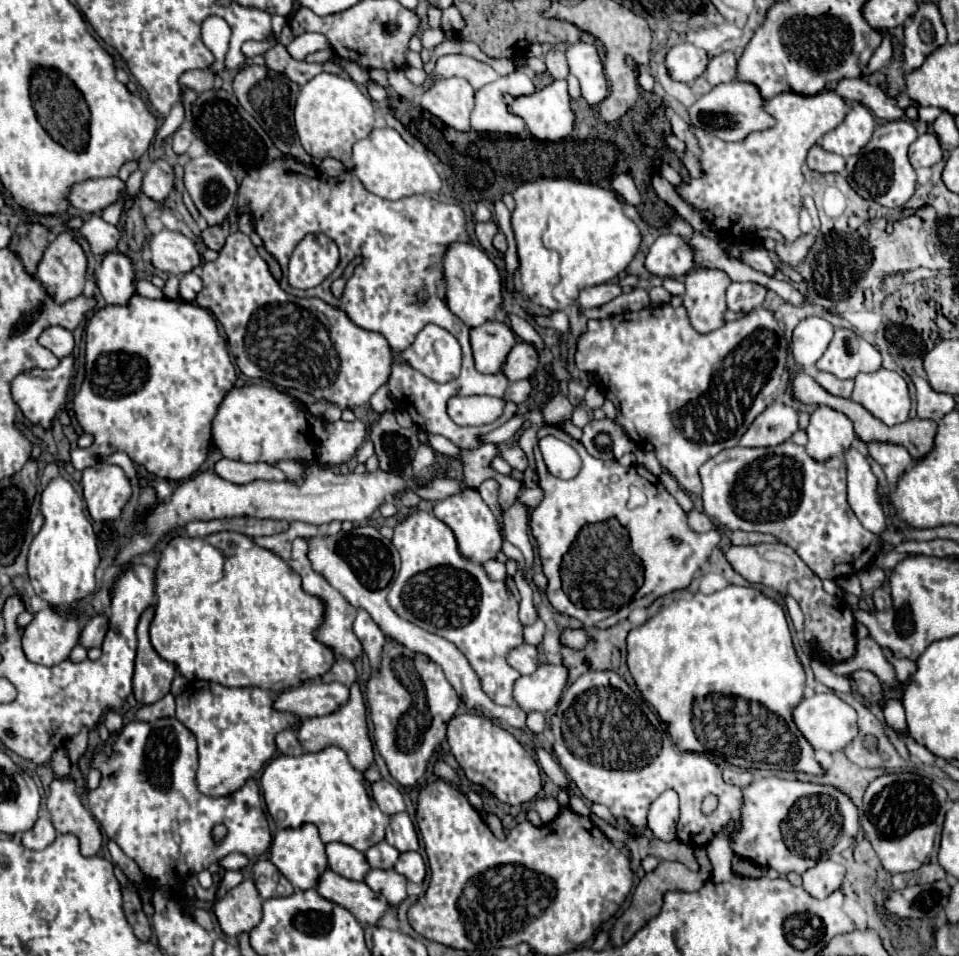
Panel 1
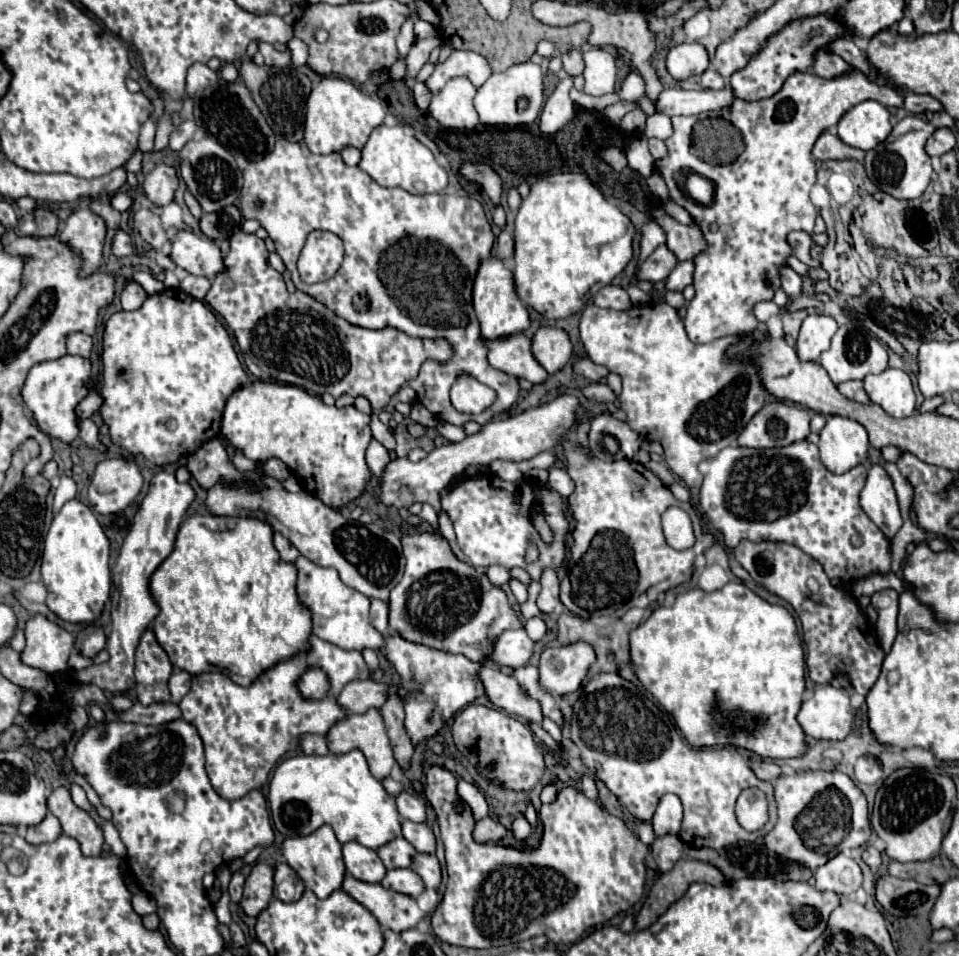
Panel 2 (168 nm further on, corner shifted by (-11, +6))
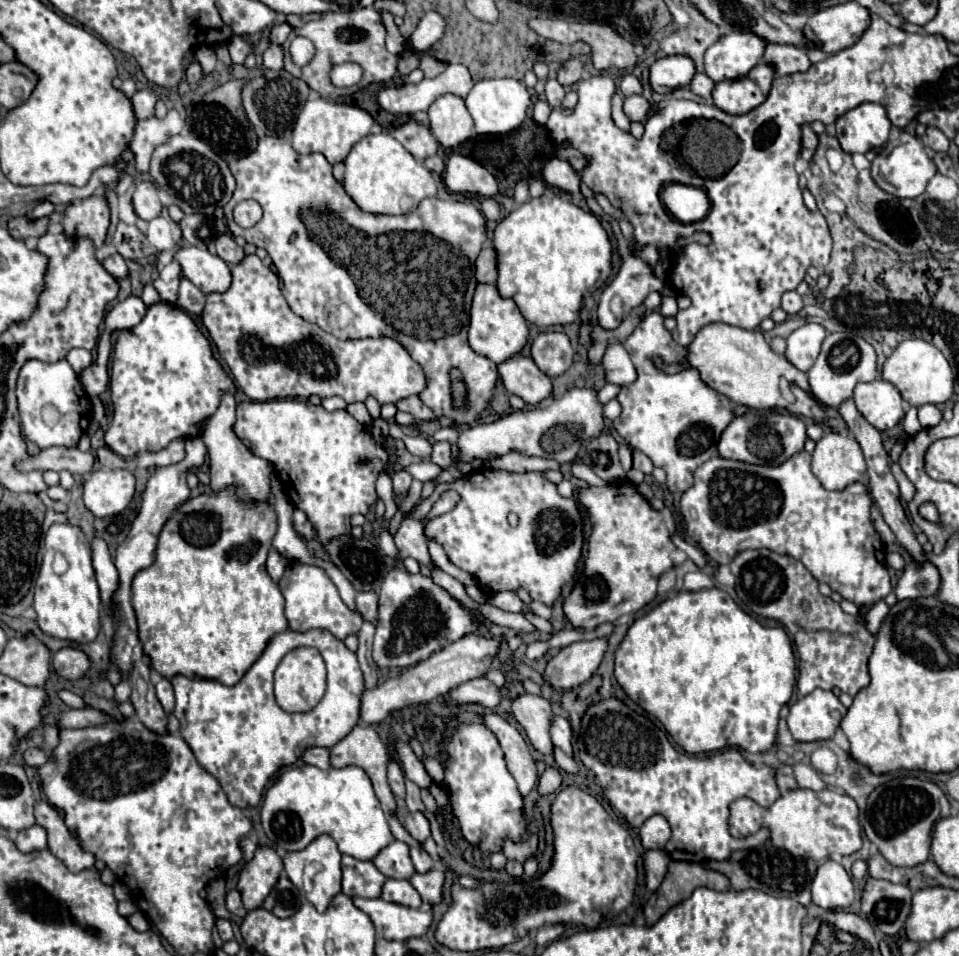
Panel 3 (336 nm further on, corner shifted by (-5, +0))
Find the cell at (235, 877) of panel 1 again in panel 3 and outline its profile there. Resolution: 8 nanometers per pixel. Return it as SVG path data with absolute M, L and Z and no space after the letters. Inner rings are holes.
M230 890L230 892L228 892L228 896L226 896L226 908L228 908L232 914L240 916L240 918L244 918L244 916L248 914L248 910L244 908L244 904L242 904L242 900L240 900L240 892L238 892L238 890Z

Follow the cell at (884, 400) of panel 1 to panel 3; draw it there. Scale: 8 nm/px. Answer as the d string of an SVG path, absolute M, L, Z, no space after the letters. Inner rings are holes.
M872 380L854 388L854 404L858 412L880 432L894 428L904 418L904 400L892 384Z

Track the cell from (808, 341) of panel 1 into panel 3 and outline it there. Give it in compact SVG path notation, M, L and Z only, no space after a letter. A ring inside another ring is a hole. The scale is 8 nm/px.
M806 324L806 326L794 330L786 338L788 348L786 348L784 356L796 368L800 368L802 372L808 372L810 366L816 362L816 356L820 354L820 346L822 346L824 338L826 338L826 330L820 324Z

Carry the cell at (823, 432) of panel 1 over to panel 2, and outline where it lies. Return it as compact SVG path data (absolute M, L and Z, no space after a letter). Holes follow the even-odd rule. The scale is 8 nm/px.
M830 414L820 432L818 448L824 466L834 474L842 474L866 460L868 432L856 420Z

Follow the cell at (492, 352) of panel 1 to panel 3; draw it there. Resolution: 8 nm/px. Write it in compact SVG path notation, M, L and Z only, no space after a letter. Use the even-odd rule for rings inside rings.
M514 356L498 366L500 378L504 382L504 388L510 394L520 396L526 404L536 406L544 398L552 394L552 382L550 378L536 368L532 358Z

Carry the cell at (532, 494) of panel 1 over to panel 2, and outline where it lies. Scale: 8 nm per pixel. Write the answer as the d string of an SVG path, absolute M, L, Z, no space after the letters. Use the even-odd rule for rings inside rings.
M550 468L550 478L548 478L548 488L558 492L562 498L568 498L574 492L574 482L566 474L566 470L560 468Z

